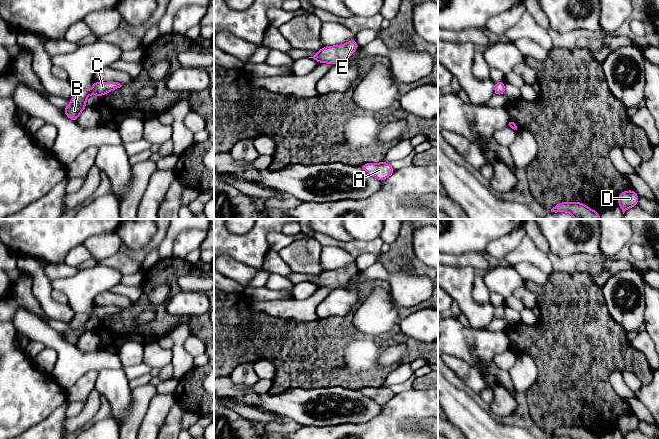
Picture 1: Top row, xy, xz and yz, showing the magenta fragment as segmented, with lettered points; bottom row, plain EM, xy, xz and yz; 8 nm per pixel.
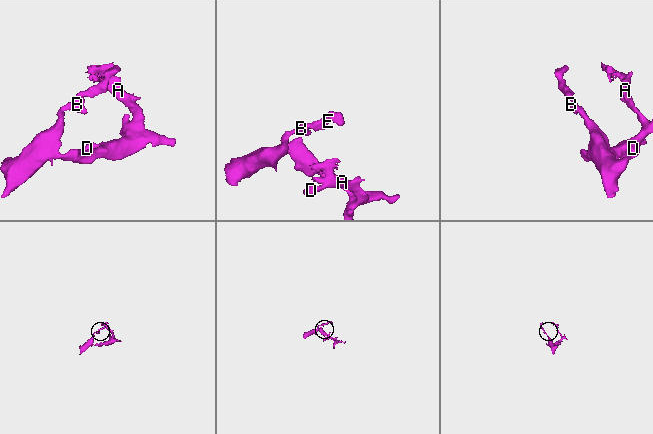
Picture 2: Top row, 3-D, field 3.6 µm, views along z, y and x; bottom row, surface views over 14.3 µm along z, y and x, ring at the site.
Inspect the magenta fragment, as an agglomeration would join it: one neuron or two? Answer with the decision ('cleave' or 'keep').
keep

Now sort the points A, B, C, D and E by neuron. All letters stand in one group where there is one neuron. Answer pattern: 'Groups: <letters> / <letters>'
Groups: A B C D E

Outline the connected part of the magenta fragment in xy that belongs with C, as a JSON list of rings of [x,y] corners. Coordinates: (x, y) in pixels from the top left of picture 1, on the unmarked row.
[[[94,305],[91,314],[75,313],[74,318],[70,323],[70,328],[66,330],[63,335],[69,343],[77,346],[80,337],[87,331],[86,322],[89,319],[98,319],[101,321],[106,317],[120,312],[121,310],[122,309],[118,306]]]

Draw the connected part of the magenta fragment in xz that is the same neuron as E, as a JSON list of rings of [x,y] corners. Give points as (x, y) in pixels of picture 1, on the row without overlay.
[[[352,263],[349,266],[342,269],[334,269],[334,270],[325,270],[313,281],[319,288],[320,287],[328,287],[328,288],[343,288],[343,286],[351,280],[351,278],[358,274],[359,269],[356,266],[356,263]]]

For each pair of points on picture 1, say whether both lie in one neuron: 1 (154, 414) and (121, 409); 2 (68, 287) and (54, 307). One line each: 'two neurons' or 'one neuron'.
1: two neurons
2: two neurons

